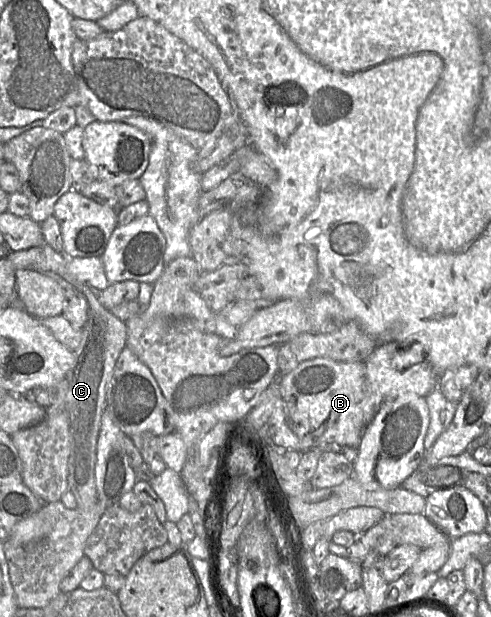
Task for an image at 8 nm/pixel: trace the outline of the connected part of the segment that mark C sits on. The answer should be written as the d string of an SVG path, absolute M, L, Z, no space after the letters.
M44 243L41 245L46 260L46 272L43 273L54 279L64 290L73 290L76 295L82 298L87 305L87 322L82 329L82 340L74 351L75 364L58 384L56 389L34 388L23 396L30 401L45 408L47 414L65 414L69 423L70 455L68 460L68 486L77 500L77 506L81 509L90 508L98 502L98 492L95 481L95 464L97 440L101 427L102 414L107 407L106 387L112 376L116 361L126 346L127 326L126 323L117 318L110 310L104 308L99 300L100 292L95 292L84 283L76 280L67 270L67 259L63 253L55 251L51 246Z

